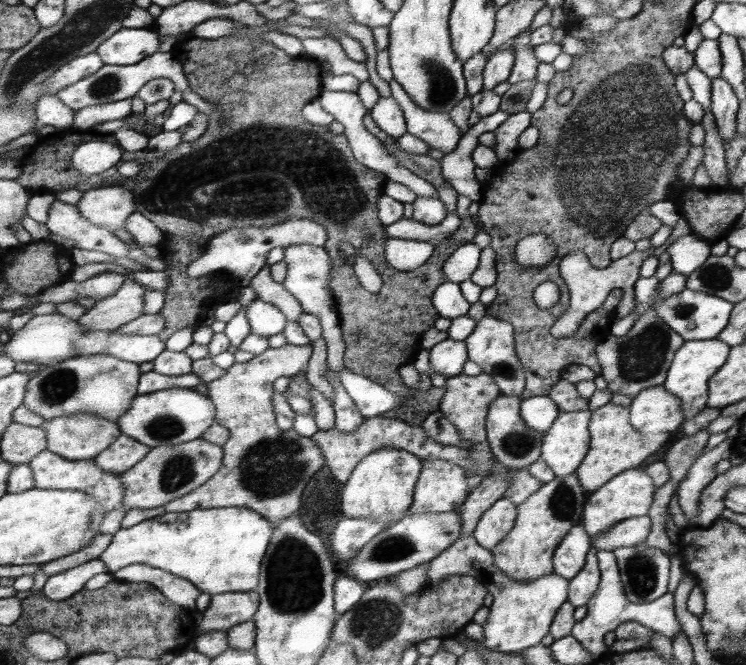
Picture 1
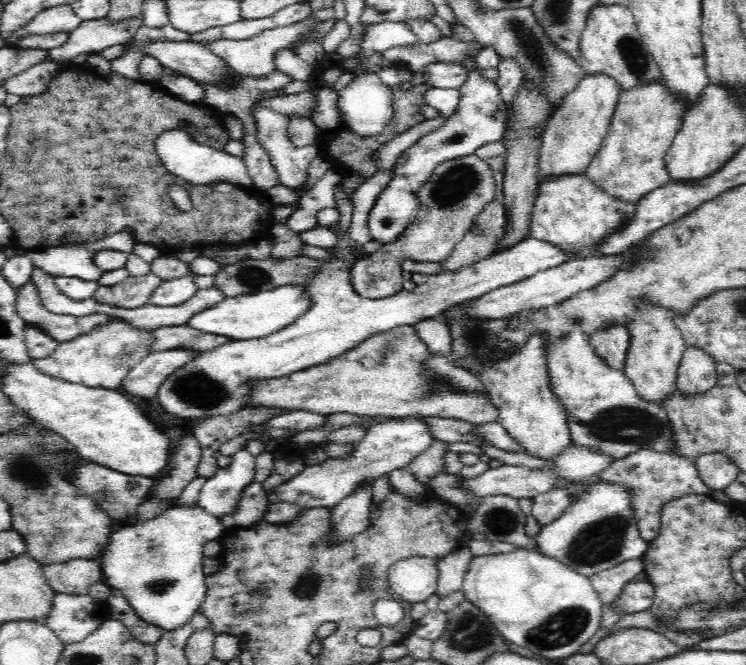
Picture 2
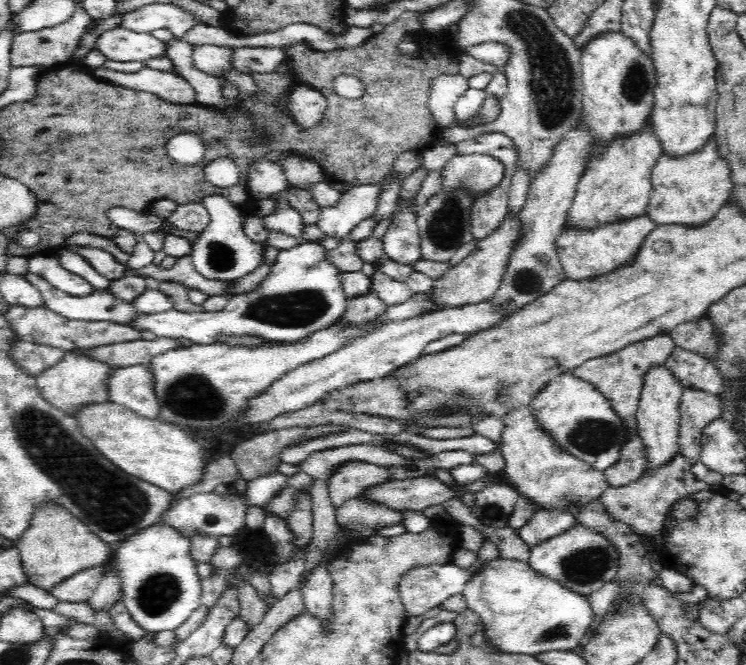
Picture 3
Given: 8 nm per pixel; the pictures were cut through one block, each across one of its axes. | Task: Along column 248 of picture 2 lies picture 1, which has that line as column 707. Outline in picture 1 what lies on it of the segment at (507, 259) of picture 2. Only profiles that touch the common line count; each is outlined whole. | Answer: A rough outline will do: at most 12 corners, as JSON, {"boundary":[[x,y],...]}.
{"boundary":[[683,341],[662,385],[684,420],[706,407],[707,379],[730,346]]}

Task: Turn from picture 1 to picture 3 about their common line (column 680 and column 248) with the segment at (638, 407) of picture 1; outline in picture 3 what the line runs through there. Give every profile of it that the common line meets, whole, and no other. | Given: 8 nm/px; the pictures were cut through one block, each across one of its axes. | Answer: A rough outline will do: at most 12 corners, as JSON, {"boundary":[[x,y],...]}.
{"boundary":[[494,298],[386,323],[275,380],[228,428],[387,377],[508,315]]}

